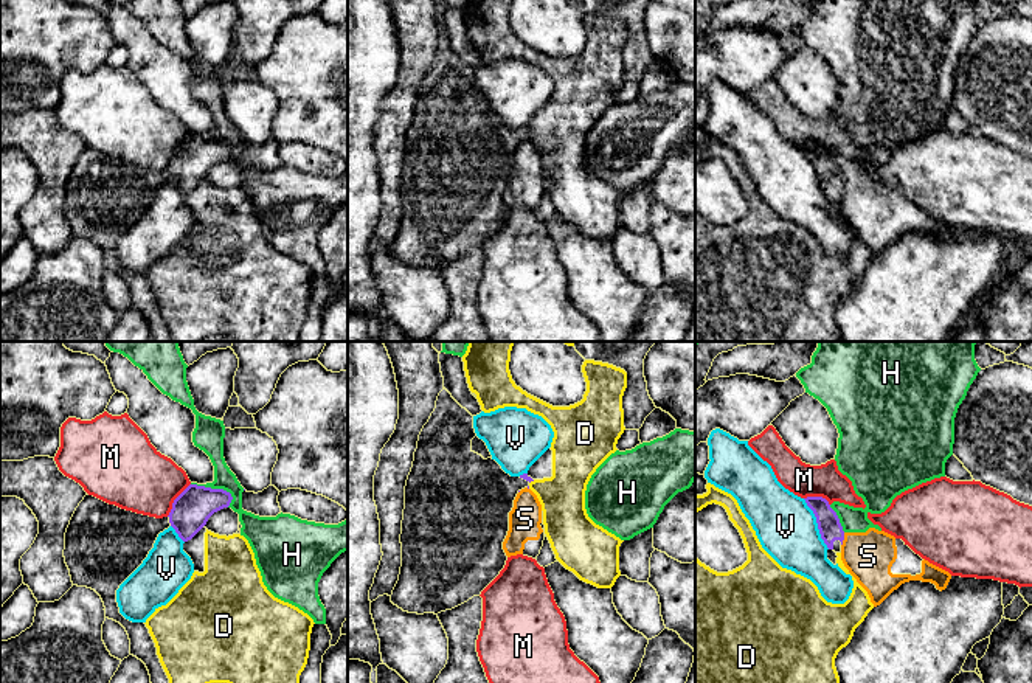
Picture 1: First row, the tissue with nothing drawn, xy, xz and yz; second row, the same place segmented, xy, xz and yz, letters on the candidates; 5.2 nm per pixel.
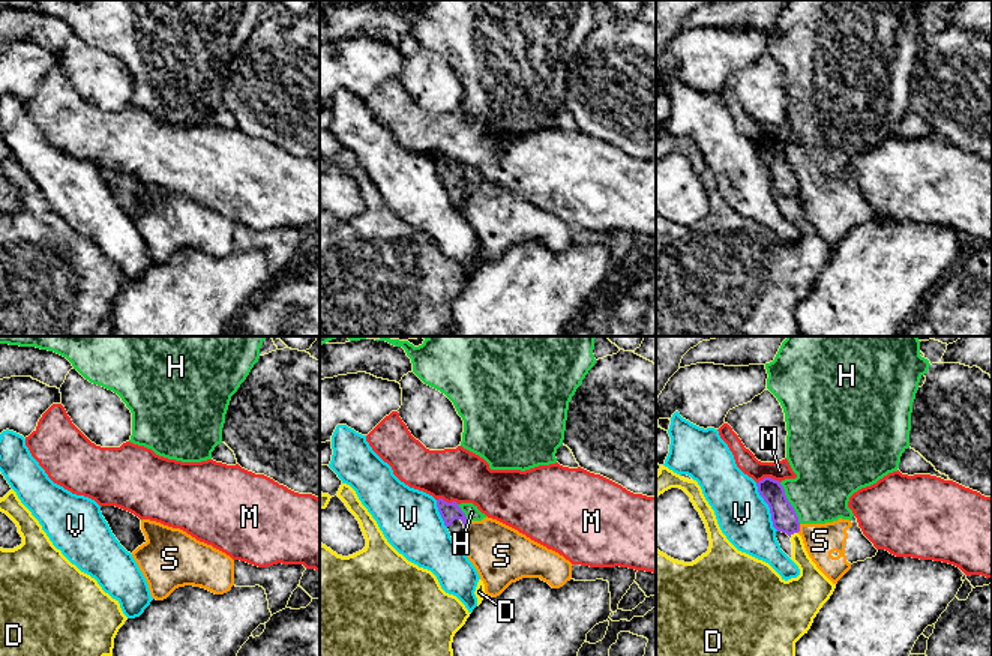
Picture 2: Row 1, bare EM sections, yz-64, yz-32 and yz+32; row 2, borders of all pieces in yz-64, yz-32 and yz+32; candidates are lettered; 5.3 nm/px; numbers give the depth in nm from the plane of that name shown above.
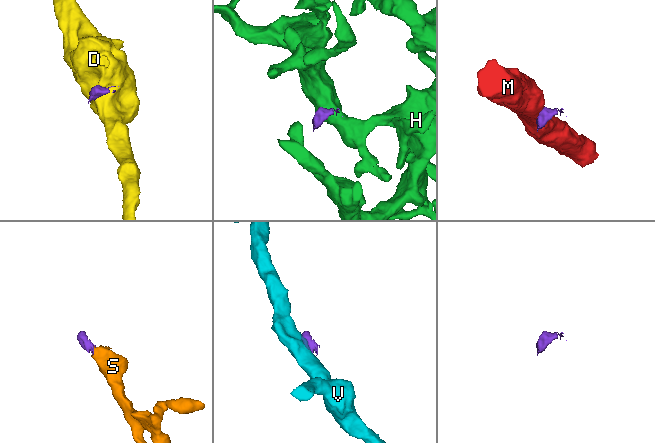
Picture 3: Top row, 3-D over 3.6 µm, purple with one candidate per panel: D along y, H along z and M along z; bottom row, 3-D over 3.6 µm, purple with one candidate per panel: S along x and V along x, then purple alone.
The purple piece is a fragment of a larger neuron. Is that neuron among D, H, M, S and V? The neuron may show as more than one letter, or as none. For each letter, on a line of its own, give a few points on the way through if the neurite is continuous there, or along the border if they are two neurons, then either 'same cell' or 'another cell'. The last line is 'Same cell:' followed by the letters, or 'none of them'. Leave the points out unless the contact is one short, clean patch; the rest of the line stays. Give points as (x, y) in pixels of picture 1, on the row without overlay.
D: another cell
H: another cell
M: border xy (190, 135), (174, 152), (166, 168); another cell
S: border yz (844, 185), (841, 197); another cell
V: border yz (803, 151), (815, 169), (820, 190), (829, 201); another cell
Same cell: none of them

